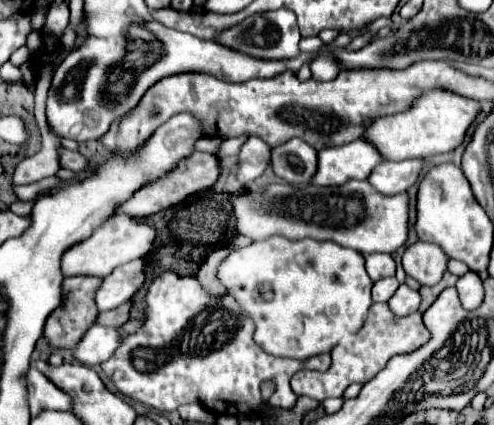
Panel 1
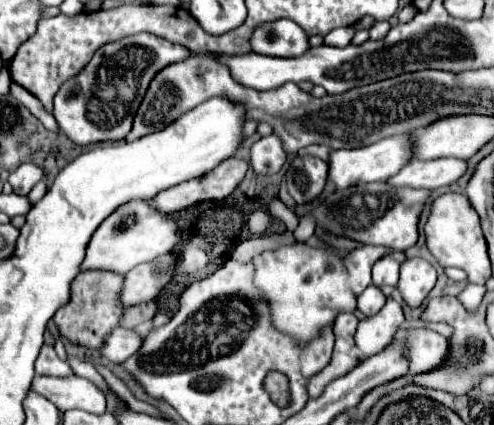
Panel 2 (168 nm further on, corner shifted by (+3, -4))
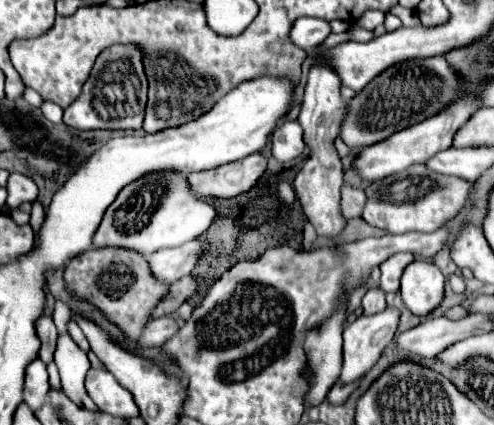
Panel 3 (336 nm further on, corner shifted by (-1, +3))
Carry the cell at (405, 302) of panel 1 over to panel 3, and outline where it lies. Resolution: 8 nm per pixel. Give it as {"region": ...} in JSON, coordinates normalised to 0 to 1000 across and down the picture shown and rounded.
{"region":[[[785,720],[777,734],[765,734],[765,739],[749,739],[749,744],[733,739],[713,762],[700,767],[700,776],[696,776],[696,856],[692,856],[688,899],[713,899],[713,894],[729,889],[765,852],[765,842],[773,838],[773,824],[794,805],[802,776],[806,776],[810,739],[814,734],[802,720]]]}

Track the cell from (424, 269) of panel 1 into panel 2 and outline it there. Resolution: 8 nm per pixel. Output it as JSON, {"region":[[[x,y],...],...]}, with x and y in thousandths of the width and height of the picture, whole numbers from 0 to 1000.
{"region":[[[822,609],[810,628],[806,685],[826,722],[850,722],[883,671],[883,633],[858,609]]]}

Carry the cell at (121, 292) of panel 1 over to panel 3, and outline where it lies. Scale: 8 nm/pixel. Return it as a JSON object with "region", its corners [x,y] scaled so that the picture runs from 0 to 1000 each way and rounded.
{"region":[[[389,565],[377,569],[368,579],[356,584],[336,584],[336,588],[320,588],[312,598],[304,598],[296,607],[304,640],[312,645],[312,654],[328,668],[348,668],[356,659],[364,659],[368,649],[381,649],[401,612],[401,602],[413,593],[417,574]]]}

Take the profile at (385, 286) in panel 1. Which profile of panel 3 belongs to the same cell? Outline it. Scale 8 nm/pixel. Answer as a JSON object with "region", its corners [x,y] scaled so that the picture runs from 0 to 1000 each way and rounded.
{"region":[[[749,678],[733,701],[737,739],[761,739],[781,725],[781,692],[769,678]]]}

